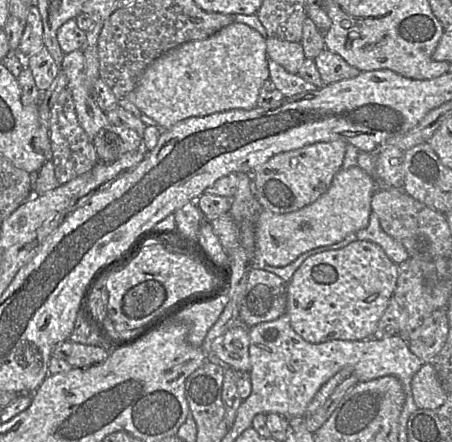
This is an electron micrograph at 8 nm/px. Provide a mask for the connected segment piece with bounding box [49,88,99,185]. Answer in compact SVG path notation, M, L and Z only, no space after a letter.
M65 88L58 96L51 109L49 118L49 137L51 141L51 160L55 167L55 176L59 184L89 173L99 163L99 158L92 141L81 127L75 111L75 104L70 89Z

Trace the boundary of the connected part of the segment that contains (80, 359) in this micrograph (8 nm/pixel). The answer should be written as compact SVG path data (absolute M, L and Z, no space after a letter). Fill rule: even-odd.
M67 339L58 343L52 350L52 356L67 361L76 368L86 368L103 362L110 354L111 347L85 345Z

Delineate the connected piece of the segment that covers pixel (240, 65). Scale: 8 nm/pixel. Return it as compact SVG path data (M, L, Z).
M233 22L204 40L184 43L156 58L140 75L132 91L132 102L143 114L155 120L162 130L167 130L189 117L255 108L259 91L269 76L266 38L243 23Z

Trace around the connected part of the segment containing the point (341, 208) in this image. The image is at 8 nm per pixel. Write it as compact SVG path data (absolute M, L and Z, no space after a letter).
M356 165L348 169L341 168L328 190L316 201L299 210L275 213L261 209L256 223L258 260L271 266L283 267L311 249L335 244L349 234L366 228L372 213L372 196L377 189L376 178Z

